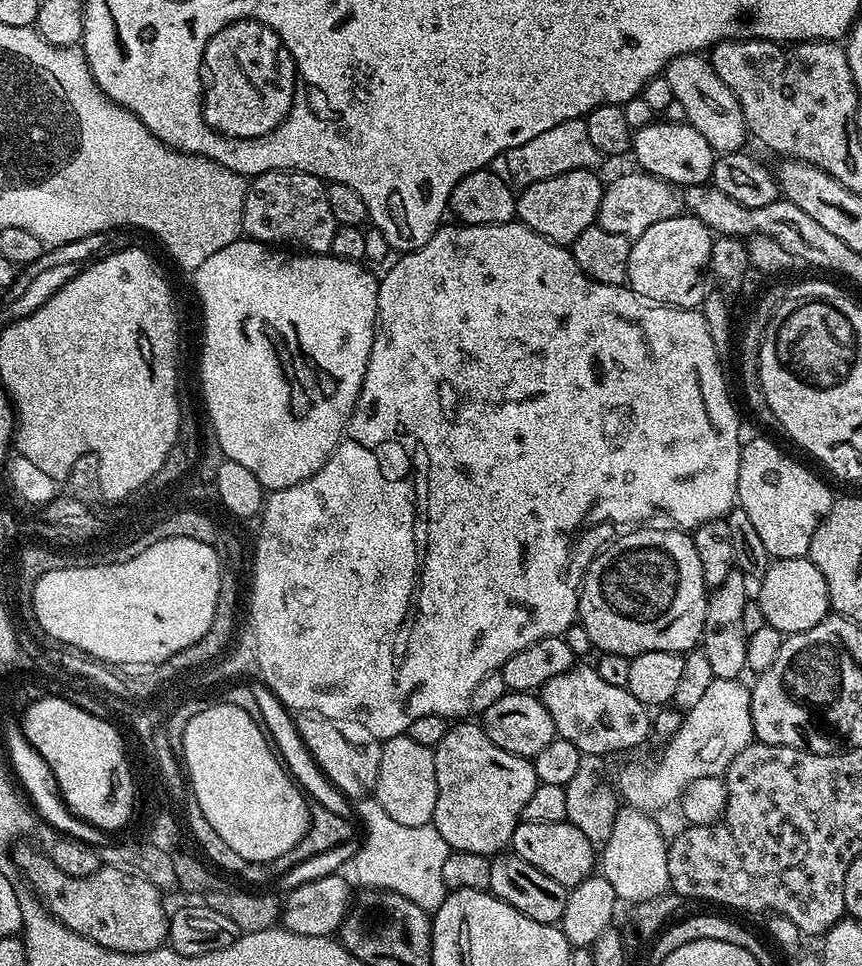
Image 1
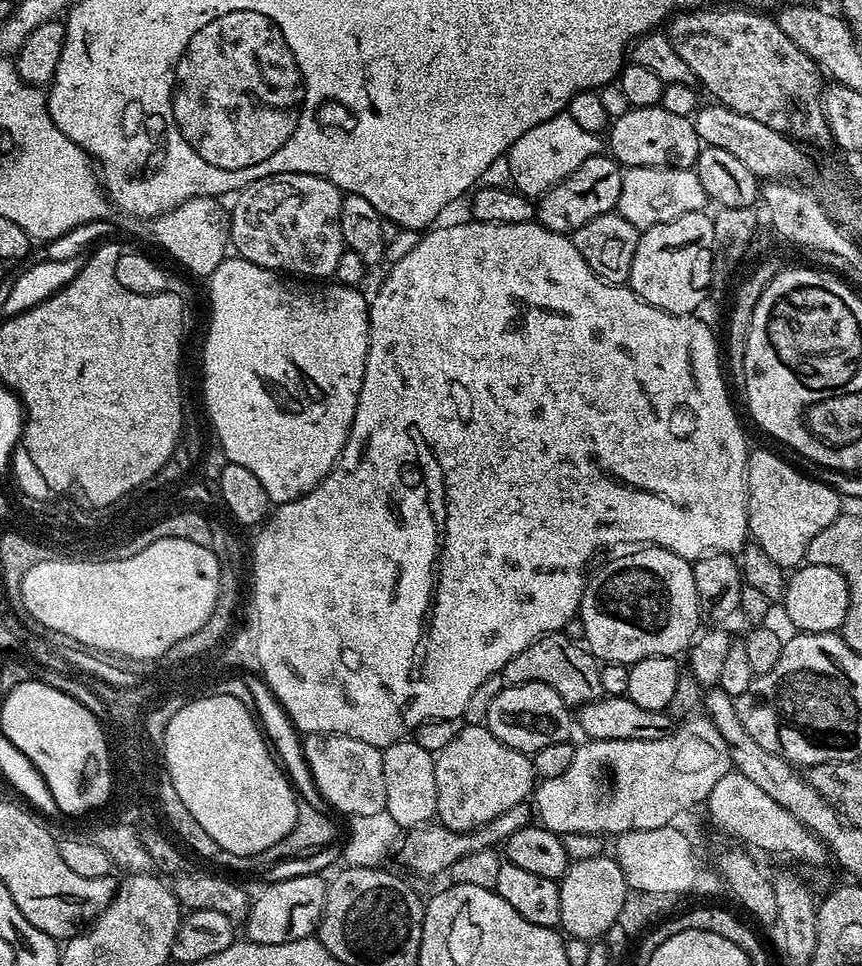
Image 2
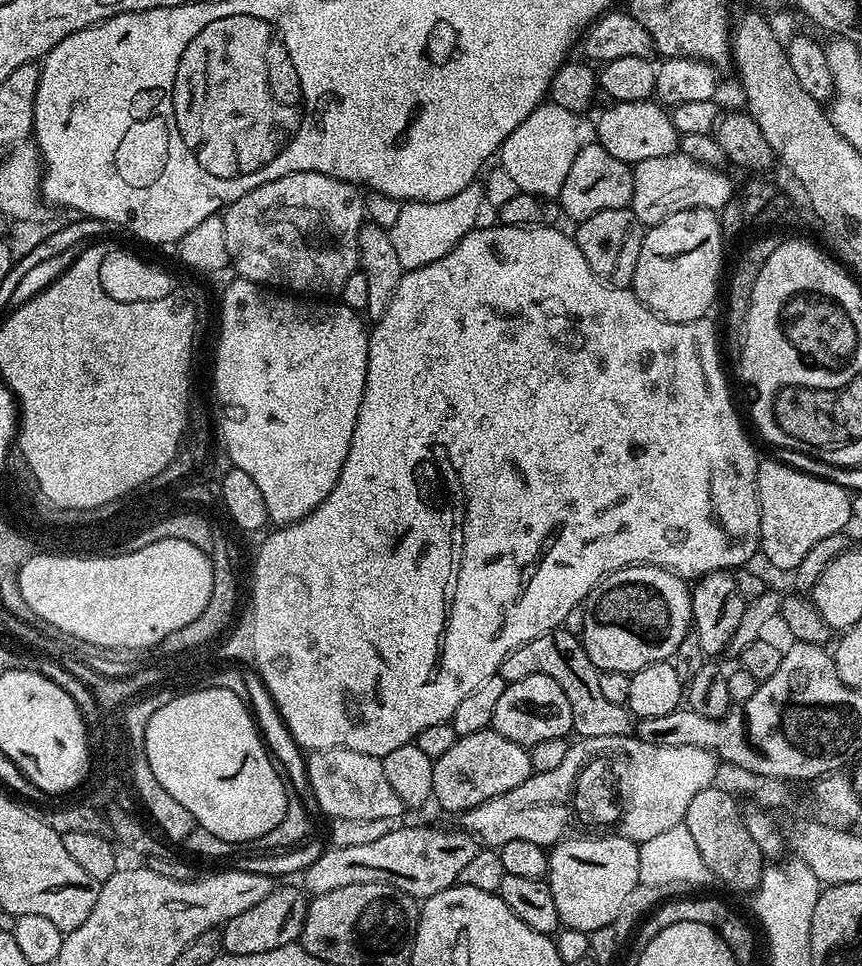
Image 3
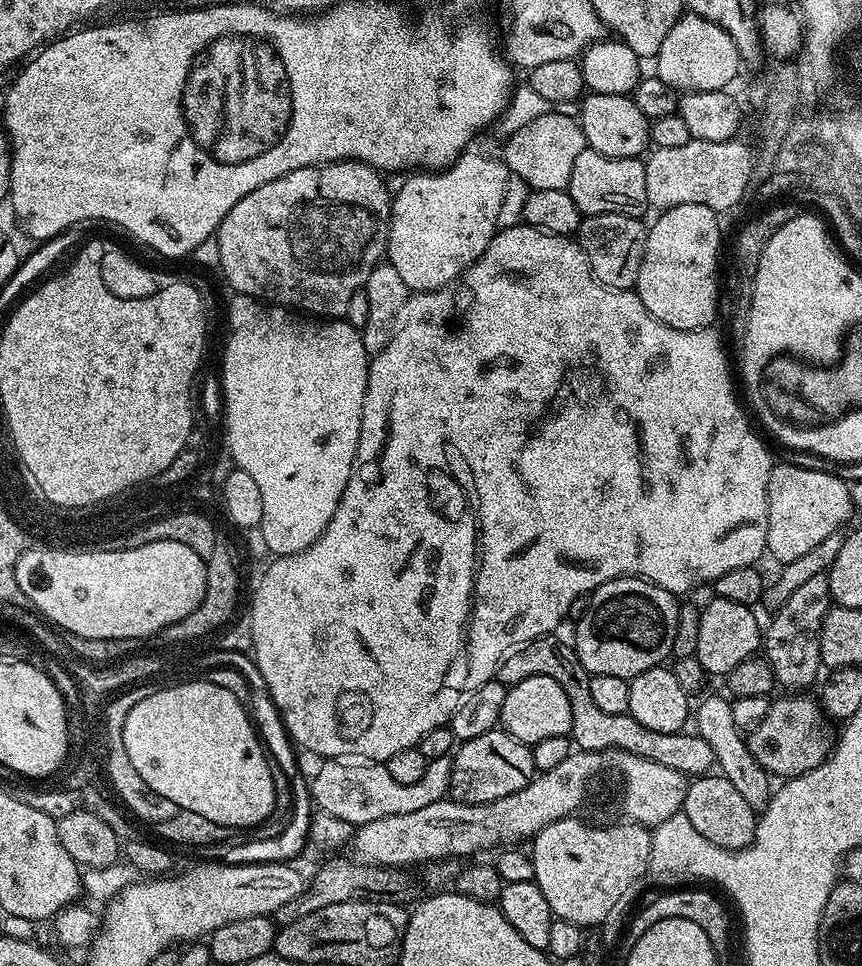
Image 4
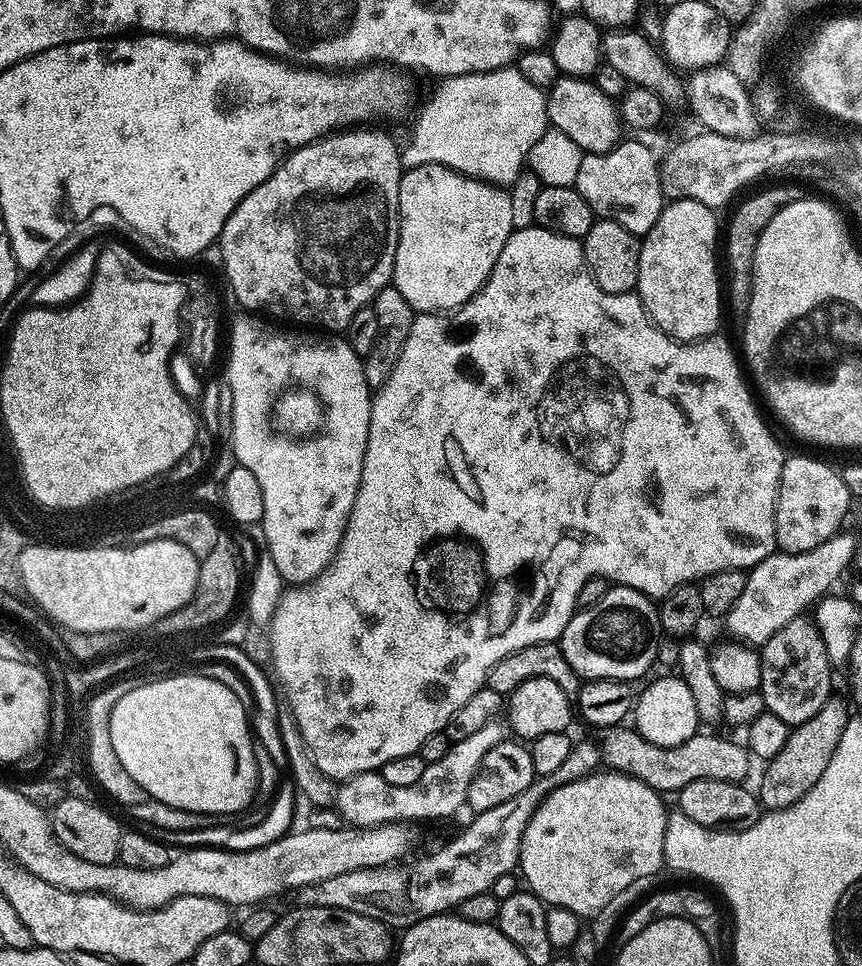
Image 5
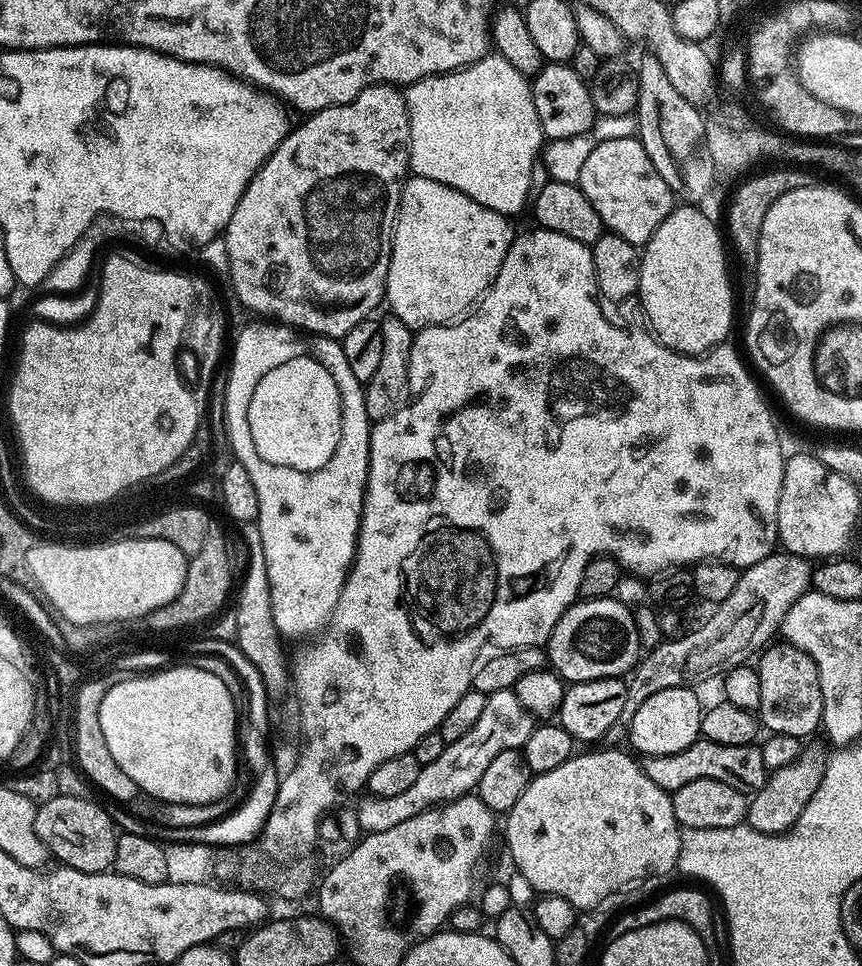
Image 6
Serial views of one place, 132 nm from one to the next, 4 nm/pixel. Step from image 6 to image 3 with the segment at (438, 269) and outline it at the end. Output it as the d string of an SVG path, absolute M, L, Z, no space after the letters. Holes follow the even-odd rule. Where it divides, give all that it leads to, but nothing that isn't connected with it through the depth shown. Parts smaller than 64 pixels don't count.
M474 182L466 186L454 198L442 198L442 202L422 202L409 200L399 205L400 213L390 223L390 235L394 242L394 250L398 253L398 262L407 270L421 268L430 262L438 262L466 234L477 227L480 216L480 207L485 207L484 189L479 183Z

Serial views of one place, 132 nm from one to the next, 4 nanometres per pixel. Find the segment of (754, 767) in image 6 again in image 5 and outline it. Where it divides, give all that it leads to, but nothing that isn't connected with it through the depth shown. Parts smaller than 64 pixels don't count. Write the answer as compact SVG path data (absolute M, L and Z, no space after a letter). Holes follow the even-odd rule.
M617 726L603 729L604 736L598 740L600 759L613 772L623 772L641 780L646 786L661 794L679 793L690 782L698 778L714 778L739 784L747 781L750 753L743 743L735 744L724 736L703 736L697 734L686 738L678 746L654 746L646 742L642 734L632 726Z

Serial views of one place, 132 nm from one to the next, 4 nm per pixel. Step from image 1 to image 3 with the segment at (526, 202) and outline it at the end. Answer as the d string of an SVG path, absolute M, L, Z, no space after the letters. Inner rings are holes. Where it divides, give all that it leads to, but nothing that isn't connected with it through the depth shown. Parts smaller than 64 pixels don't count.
M593 142L574 158L570 165L570 174L566 174L566 182L562 182L562 190L558 197L560 211L572 222L579 222L598 214L598 210L614 210L631 205L634 192L633 165L614 158L599 144Z

